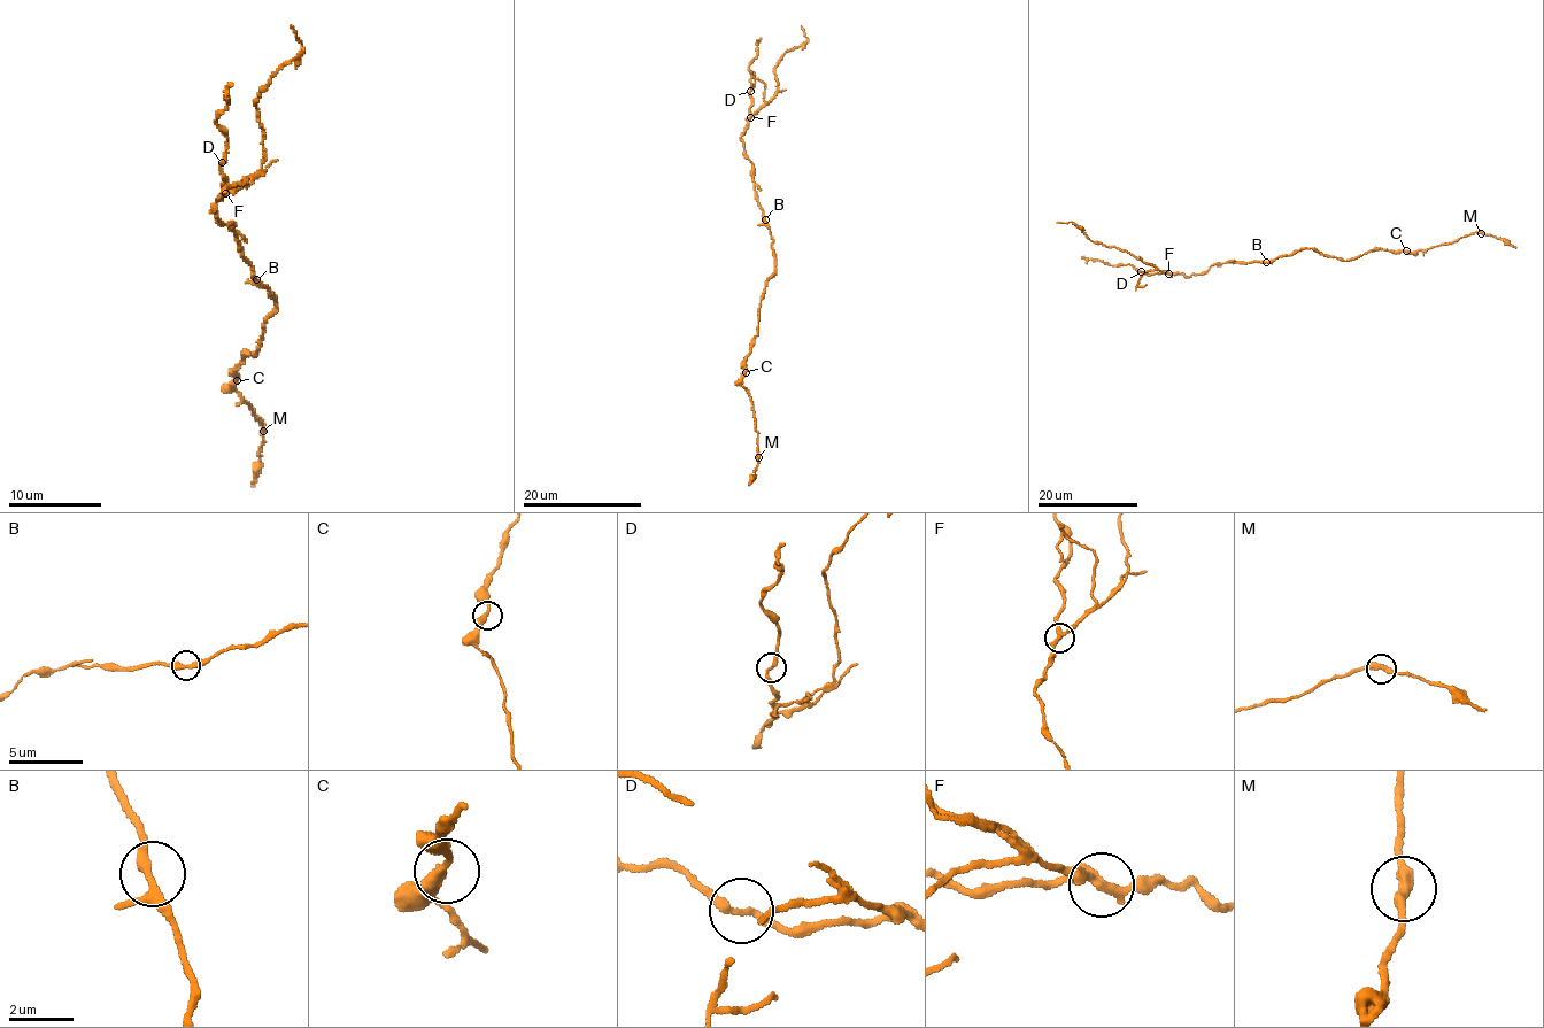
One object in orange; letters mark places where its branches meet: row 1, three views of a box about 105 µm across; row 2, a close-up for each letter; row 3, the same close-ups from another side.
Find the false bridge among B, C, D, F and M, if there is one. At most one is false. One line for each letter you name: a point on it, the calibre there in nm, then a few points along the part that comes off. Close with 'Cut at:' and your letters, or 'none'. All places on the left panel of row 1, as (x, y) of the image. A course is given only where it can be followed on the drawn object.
F: Place: (225, 193). Thickness 280 nm. Course of the part to remove: (224, 193), (246, 182), (262, 167), (262, 125), (255, 100), (301, 48), (291, 25)
Cut at: F

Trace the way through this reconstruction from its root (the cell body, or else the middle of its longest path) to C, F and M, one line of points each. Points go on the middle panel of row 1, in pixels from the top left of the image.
C: (771, 234), (776, 275), (766, 280), (761, 300), (758, 331), (746, 361), (746, 372)
F: (771, 234), (757, 202), (754, 164), (741, 138), (750, 116)
M: (771, 234), (776, 275), (766, 280), (759, 307), (758, 331), (742, 378), (742, 387), (753, 406), (758, 456)

